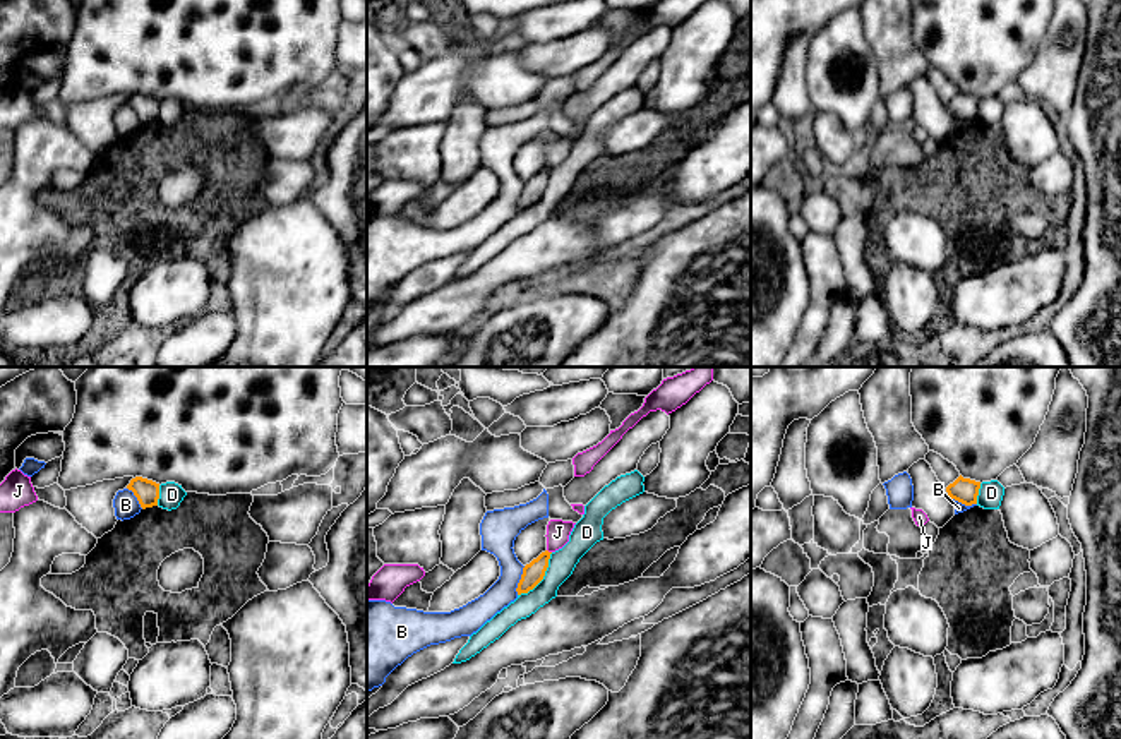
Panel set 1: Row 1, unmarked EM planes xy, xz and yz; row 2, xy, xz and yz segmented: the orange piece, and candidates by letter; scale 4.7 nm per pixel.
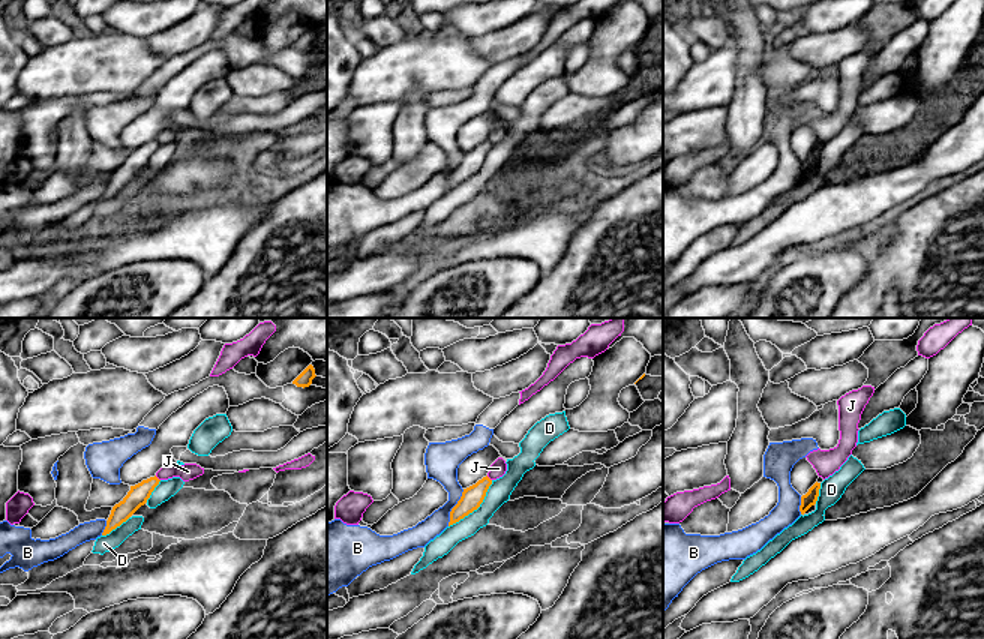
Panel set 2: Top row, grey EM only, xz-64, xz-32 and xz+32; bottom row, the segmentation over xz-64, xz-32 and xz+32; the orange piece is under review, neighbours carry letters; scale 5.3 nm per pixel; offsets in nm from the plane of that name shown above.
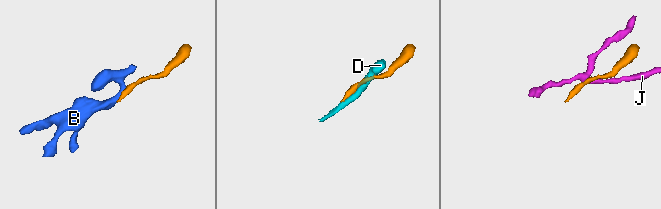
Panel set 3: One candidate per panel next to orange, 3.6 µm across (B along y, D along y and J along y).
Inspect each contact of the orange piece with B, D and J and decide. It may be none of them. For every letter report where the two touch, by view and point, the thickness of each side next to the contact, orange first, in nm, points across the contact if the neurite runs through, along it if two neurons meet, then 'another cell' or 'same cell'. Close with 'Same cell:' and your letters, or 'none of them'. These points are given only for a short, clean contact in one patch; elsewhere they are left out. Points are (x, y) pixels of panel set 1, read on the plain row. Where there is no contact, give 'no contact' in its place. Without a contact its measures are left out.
B: contact xz (520, 196); calibres 100 and 160 nm; border xz (525, 182), (516, 210); another cell
D: contact xz (542, 194); calibres 100 and 130 nm; border xz (552, 168), (545, 191), (532, 204), (518, 211); another cell
J: contact xz (547, 167); calibres 100 and 110 nm; border xz (547, 165), (551, 168); another cell
Same cell: none of them

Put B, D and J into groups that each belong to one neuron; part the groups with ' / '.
B / D / J

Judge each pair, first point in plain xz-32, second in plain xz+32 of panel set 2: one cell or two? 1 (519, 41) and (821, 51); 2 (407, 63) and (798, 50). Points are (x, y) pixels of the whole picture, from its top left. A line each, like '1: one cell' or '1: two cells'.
1: one cell
2: two cells

